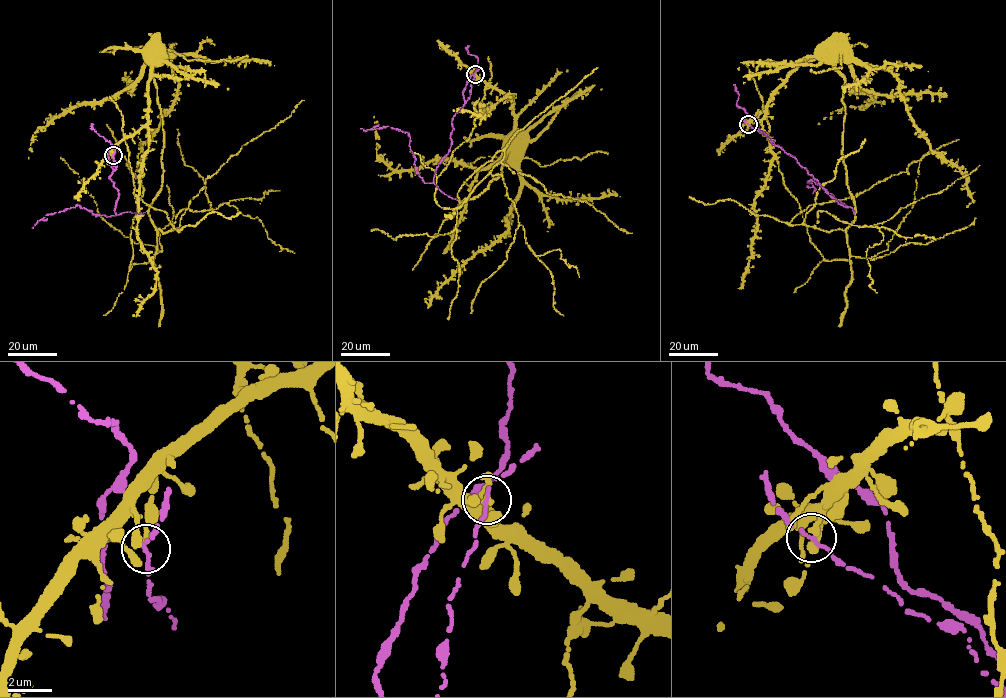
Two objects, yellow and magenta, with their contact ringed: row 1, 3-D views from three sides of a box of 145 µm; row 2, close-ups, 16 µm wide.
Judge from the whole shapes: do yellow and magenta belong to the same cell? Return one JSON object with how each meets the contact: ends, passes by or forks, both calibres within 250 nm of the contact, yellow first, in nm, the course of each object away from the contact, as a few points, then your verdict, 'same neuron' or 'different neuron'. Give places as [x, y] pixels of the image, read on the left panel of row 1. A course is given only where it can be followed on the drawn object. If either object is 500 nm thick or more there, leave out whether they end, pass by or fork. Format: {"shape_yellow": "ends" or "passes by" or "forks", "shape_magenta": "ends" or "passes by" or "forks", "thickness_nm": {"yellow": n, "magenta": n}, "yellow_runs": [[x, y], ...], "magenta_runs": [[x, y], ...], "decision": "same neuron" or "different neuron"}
{"shape_yellow": "ends", "shape_magenta": "passes by", "thickness_nm": {"yellow": 280, "magenta": 140}, "yellow_runs": [[113, 155], [113, 147], [147, 122], [148, 86], [153, 64], [161, 55]], "magenta_runs": [[113, 155], [117, 167], [109, 178], [119, 190], [116, 215], [97, 215], [78, 205], [48, 214], [32, 227]], "decision": "same neuron"}

